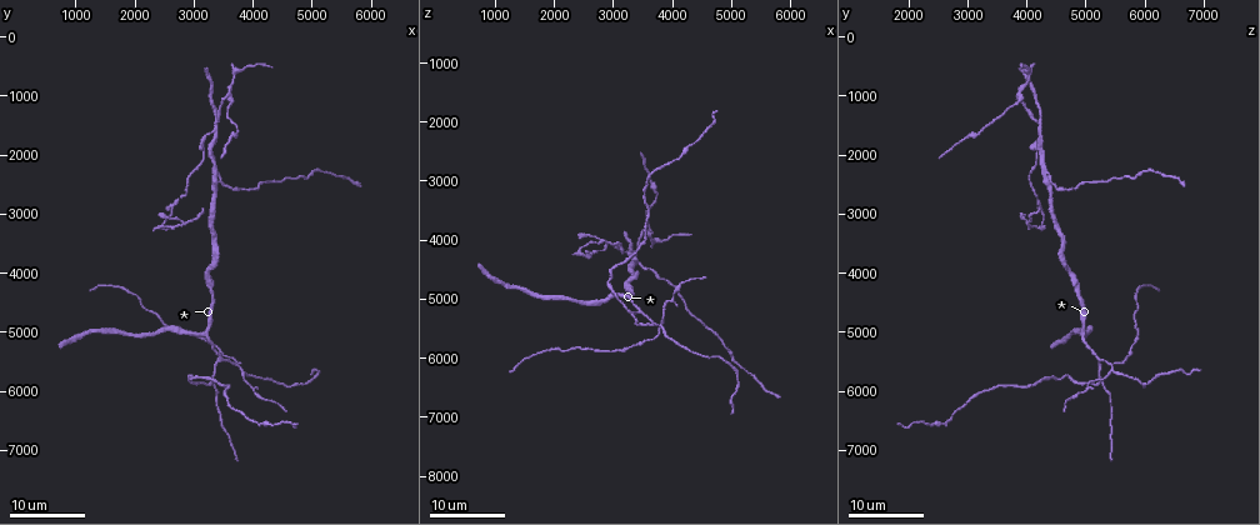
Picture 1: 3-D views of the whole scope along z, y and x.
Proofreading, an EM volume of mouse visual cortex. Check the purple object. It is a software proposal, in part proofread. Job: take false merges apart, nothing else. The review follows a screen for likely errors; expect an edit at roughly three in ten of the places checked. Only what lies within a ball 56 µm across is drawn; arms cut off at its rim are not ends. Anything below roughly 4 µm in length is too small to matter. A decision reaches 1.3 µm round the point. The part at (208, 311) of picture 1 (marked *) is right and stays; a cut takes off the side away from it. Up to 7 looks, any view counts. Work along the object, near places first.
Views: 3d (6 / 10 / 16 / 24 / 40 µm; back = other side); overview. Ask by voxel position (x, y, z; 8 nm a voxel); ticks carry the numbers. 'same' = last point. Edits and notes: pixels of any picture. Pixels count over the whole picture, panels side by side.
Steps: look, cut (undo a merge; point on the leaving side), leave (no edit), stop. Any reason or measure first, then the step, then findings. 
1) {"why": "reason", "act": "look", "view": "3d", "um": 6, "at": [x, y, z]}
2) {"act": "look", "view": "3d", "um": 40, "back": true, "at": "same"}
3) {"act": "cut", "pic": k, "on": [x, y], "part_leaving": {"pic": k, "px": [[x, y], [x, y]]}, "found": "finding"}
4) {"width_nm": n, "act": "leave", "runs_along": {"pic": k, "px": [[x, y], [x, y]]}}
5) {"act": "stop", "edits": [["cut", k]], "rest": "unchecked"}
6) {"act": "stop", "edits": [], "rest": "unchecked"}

{"act": "look", "view": "3d", "um": 24, "at": [3450, 2450, 4450]}

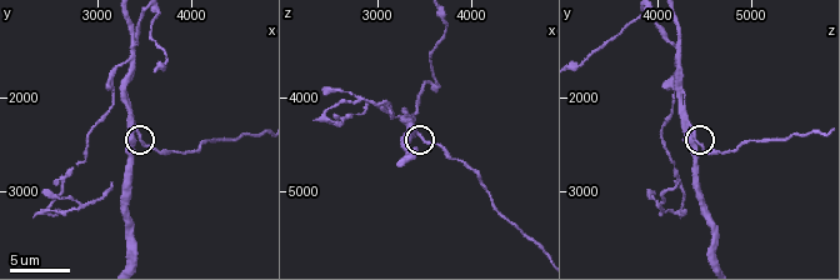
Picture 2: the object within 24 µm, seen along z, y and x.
{"act": "look", "view": "3d", "um": 10, "at": [3450, 2450, 4450]}

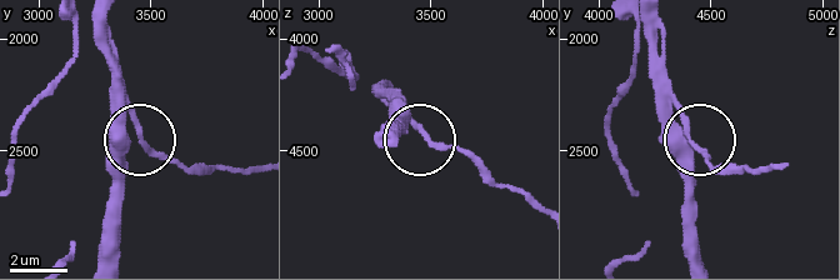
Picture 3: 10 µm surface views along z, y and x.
{"act": "look", "view": "3d", "um": 10, "back": true, "at": [3460, 2440, 4410]}

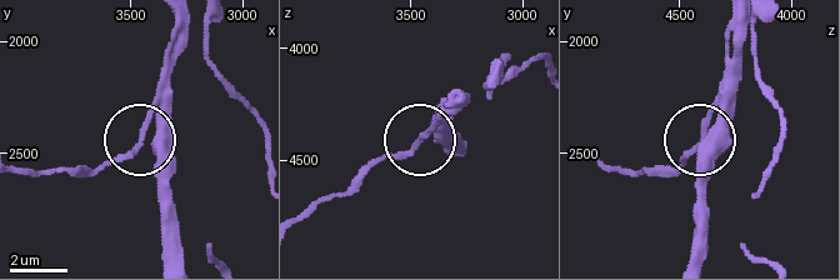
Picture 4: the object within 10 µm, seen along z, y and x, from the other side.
{"act": "leave", "runs_along": {"pic": 4, "px": [[454, 155], [446, 143], [425, 140], [370, 169]]}, "found": "one neuron here"}

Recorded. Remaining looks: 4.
{"why": "three arms meet", "act": "look", "view": "3d", "um": 24, "at": [3350, 5850, 5200]}

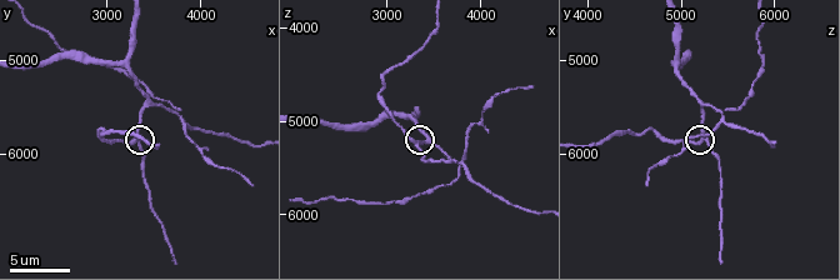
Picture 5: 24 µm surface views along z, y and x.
{"act": "look", "view": "3d", "um": 6, "at": [3300, 5850, 5250]}

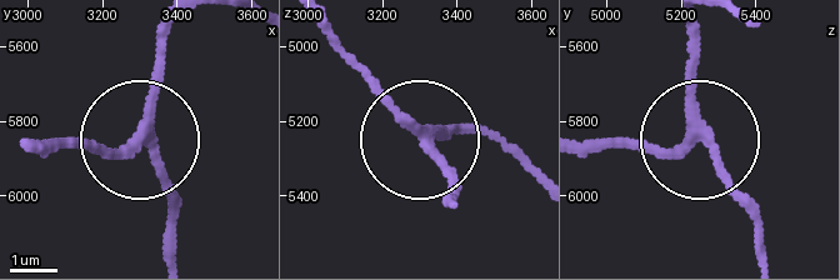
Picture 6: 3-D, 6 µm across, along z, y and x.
{"act": "look", "view": "3d", "um": 6, "back": true, "at": [3320, 5860, 5260]}

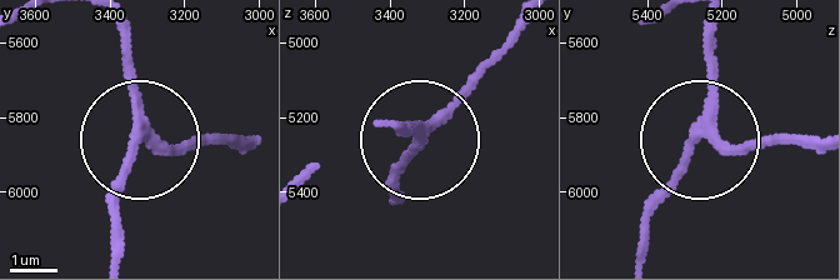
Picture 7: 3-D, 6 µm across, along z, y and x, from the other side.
{"arms": 3, "act": "leave", "runs_along": {"pic": 7, "px": [[713, 25], [709, 133], [645, 224]]}, "found": "all the same neuron"}

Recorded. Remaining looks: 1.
{"act": "stop", "edits": [], "rest": "unchecked"}

